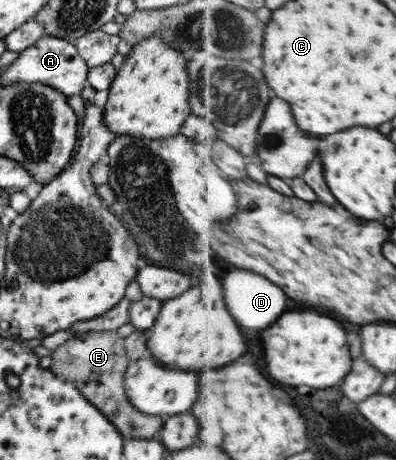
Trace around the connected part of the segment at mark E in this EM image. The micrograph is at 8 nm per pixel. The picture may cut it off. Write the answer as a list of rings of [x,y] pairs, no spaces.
[[[116,330],[80,332],[76,339],[66,341],[53,351],[54,363],[49,370],[60,379],[75,384],[80,394],[120,430],[124,441],[153,439],[154,433],[162,430],[164,418],[142,413],[126,399],[124,375],[130,361],[124,351],[124,338]]]

